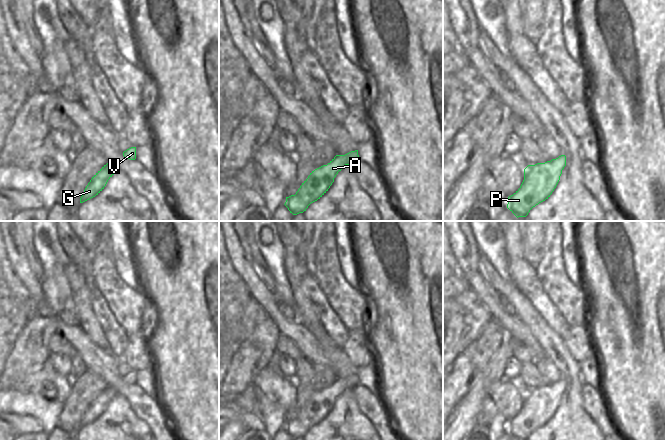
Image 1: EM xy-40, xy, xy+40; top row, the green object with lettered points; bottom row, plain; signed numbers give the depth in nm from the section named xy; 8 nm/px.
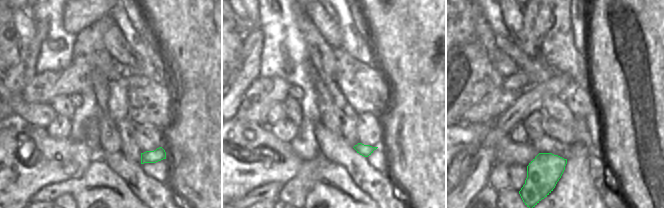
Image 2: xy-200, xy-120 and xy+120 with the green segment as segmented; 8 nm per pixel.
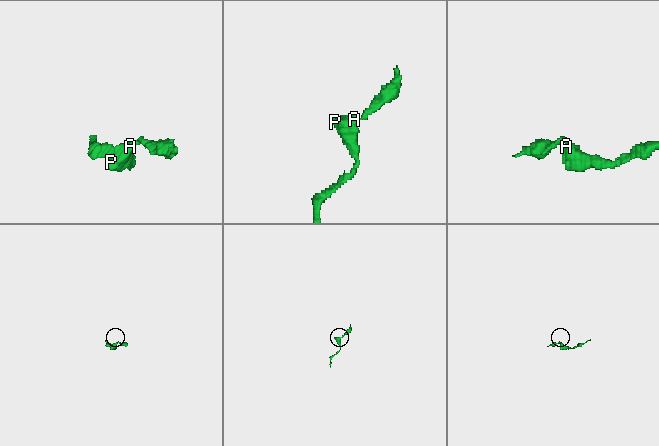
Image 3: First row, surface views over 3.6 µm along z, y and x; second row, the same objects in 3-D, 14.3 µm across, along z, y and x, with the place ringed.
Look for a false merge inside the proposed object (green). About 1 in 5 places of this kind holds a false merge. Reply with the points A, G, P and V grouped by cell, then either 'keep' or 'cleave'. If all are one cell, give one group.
groups A G P V; keep

